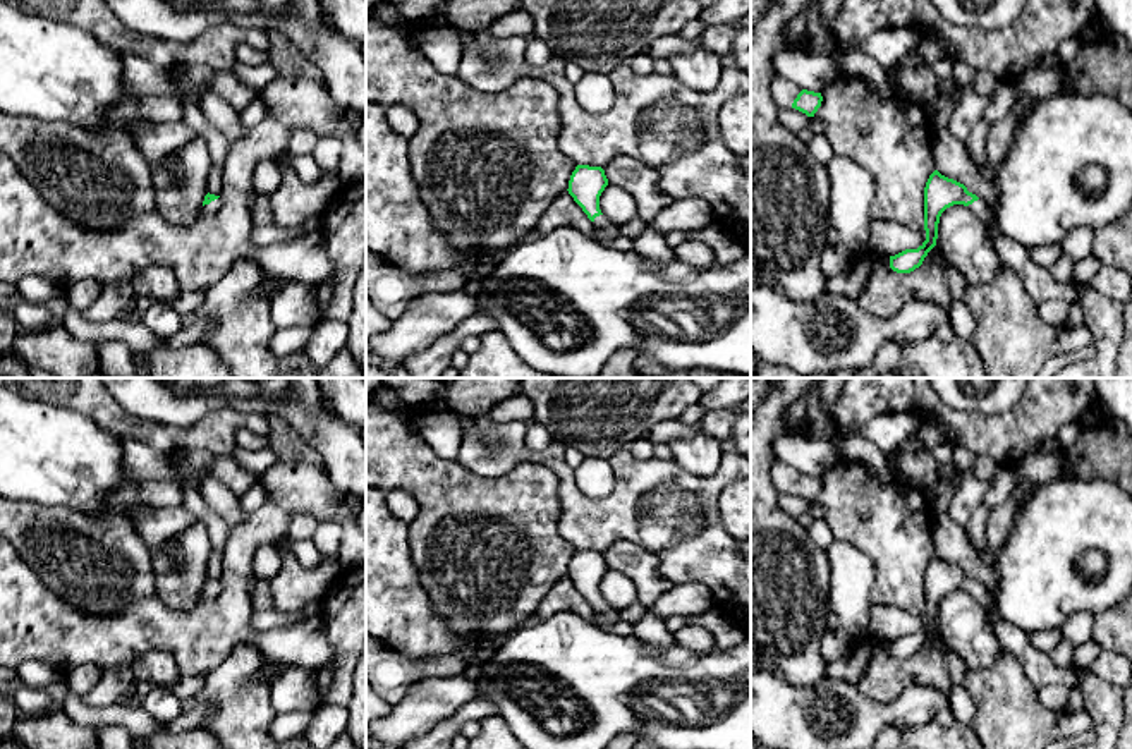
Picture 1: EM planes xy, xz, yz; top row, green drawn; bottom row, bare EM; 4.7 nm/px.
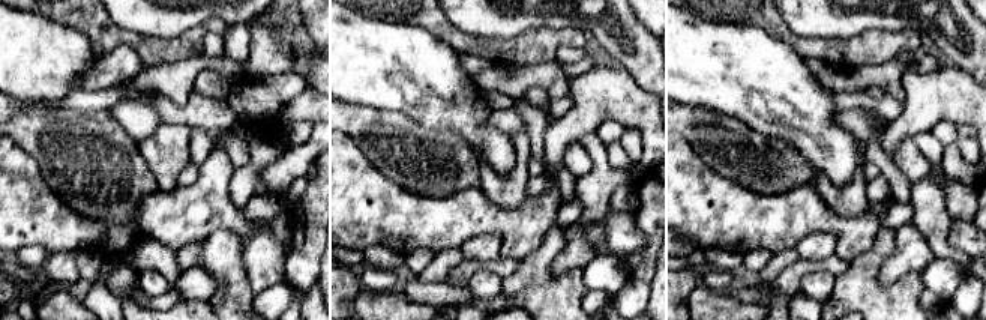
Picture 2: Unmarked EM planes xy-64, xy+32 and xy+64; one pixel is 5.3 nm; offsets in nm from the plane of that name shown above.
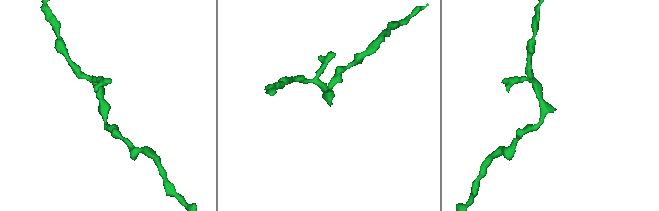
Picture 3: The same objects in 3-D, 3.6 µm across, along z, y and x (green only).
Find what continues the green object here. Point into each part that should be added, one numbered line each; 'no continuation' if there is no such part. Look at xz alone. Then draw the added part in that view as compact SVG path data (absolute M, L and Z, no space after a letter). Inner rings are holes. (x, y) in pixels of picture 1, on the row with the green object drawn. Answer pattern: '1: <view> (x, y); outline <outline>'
1: xz (600, 222); outline M605 215L596 216L593 223L594 223L594 227L599 228L605 235L608 235L608 237L612 237L612 239L618 237L617 228L608 223L608 220L606 220Z

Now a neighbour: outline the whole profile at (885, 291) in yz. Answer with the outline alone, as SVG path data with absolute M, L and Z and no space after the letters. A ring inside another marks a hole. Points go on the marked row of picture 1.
M876 253L869 277L857 295L862 311L888 318L910 301L928 301L950 311L953 301L941 266L924 263L910 273L897 273L890 268L890 256Z

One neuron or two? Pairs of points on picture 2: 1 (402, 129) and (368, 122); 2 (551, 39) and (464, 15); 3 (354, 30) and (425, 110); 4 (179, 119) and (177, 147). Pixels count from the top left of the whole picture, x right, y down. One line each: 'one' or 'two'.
1: one
2: two
3: one
4: two

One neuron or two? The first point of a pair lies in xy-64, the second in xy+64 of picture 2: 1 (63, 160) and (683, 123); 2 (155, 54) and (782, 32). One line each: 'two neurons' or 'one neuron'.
1: one neuron
2: one neuron

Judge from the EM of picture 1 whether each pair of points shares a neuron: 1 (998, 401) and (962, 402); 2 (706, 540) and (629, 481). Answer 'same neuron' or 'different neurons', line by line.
1: same neuron
2: same neuron

